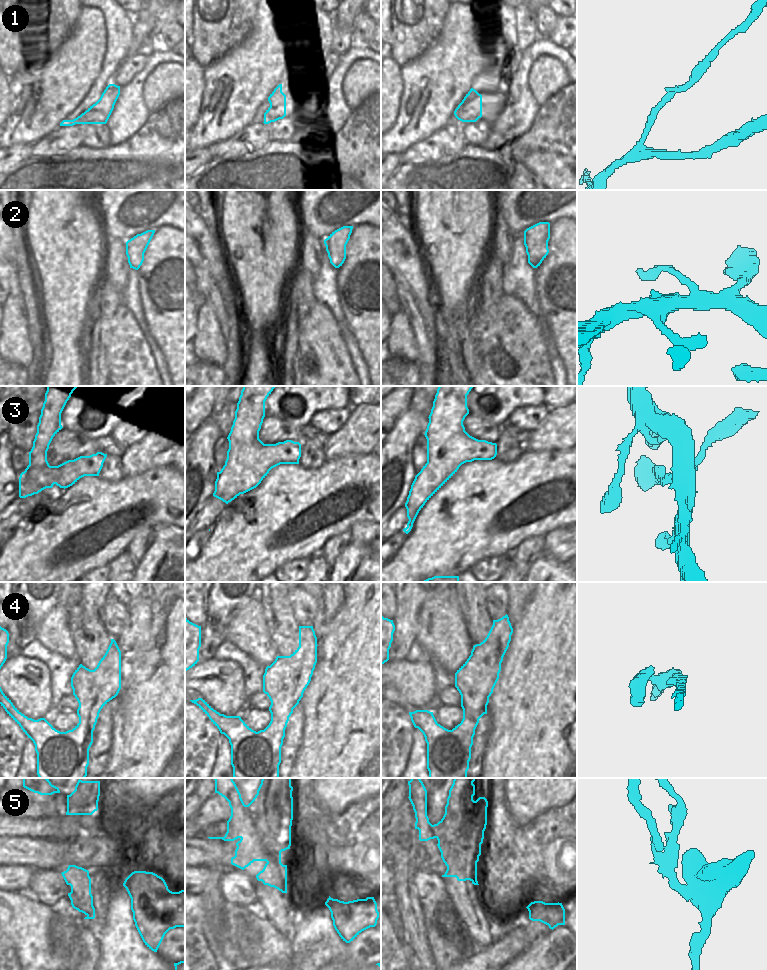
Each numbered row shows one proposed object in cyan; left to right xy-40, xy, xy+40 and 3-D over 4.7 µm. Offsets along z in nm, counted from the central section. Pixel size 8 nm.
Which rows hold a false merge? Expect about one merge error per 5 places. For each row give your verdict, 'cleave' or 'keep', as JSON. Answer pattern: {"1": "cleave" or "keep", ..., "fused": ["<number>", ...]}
{"1": "keep", "2": "keep", "3": "keep", "4": "keep", "5": "cleave", "fused": ["5"]}

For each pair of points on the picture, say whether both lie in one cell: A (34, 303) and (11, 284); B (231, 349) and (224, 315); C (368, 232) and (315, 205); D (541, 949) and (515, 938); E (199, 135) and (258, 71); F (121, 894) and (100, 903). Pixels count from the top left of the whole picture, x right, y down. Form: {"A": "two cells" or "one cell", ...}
{"A": "one cell", "B": "one cell", "C": "two cells", "D": "two cells", "E": "one cell", "F": "two cells"}

